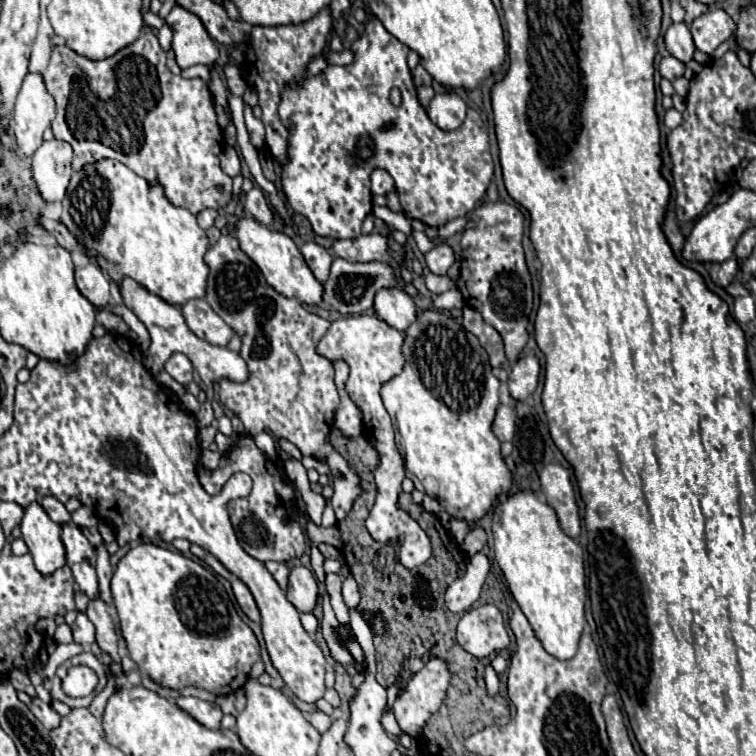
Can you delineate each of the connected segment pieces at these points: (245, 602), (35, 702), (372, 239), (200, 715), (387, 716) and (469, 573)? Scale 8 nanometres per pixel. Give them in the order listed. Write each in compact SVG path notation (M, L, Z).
M230 577L230 583L232 583L232 591L234 591L234 597L236 597L240 609L246 613L248 619L260 623L260 611L258 611L256 603L254 603L252 593L248 591L248 587L238 577Z
M32 697L30 711L34 713L34 717L36 717L46 729L52 729L52 727L56 727L56 723L60 723L60 715L58 715L48 703L44 703L40 697Z
M360 235L354 239L334 241L334 253L346 261L380 261L388 251L386 235Z
M178 697L176 705L182 711L186 711L188 715L192 715L204 727L208 727L208 729L218 729L220 727L222 711L220 711L220 707L216 703L202 701L198 697Z
M386 711L386 713L384 713L382 723L384 723L384 729L386 729L388 733L392 733L392 735L396 735L396 737L402 737L402 735L404 735L404 731L398 727L392 711Z
M476 553L466 569L466 575L456 579L446 591L446 607L452 613L468 611L480 597L480 589L490 571L490 561L484 553Z

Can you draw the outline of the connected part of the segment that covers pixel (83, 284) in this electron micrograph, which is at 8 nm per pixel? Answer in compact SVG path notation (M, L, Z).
M92 263L76 269L76 285L78 285L80 293L98 309L108 305L112 299L108 277Z

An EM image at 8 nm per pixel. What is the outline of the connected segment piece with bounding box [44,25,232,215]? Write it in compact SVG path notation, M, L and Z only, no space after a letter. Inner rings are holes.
M150 25L142 27L142 33L134 43L100 61L82 57L68 45L56 45L52 49L50 65L44 71L44 81L56 99L56 119L52 121L54 137L72 145L72 165L76 169L94 163L96 159L116 159L140 177L158 181L174 205L184 207L194 215L208 207L224 209L232 201L232 179L220 169L218 155L222 151L222 131L216 123L208 85L204 79L184 79L168 71L166 53Z

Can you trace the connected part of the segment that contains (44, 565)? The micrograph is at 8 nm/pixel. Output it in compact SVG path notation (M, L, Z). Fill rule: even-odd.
M34 501L24 509L20 531L42 575L50 575L66 563L64 543L60 539L62 527L48 517L40 503Z

